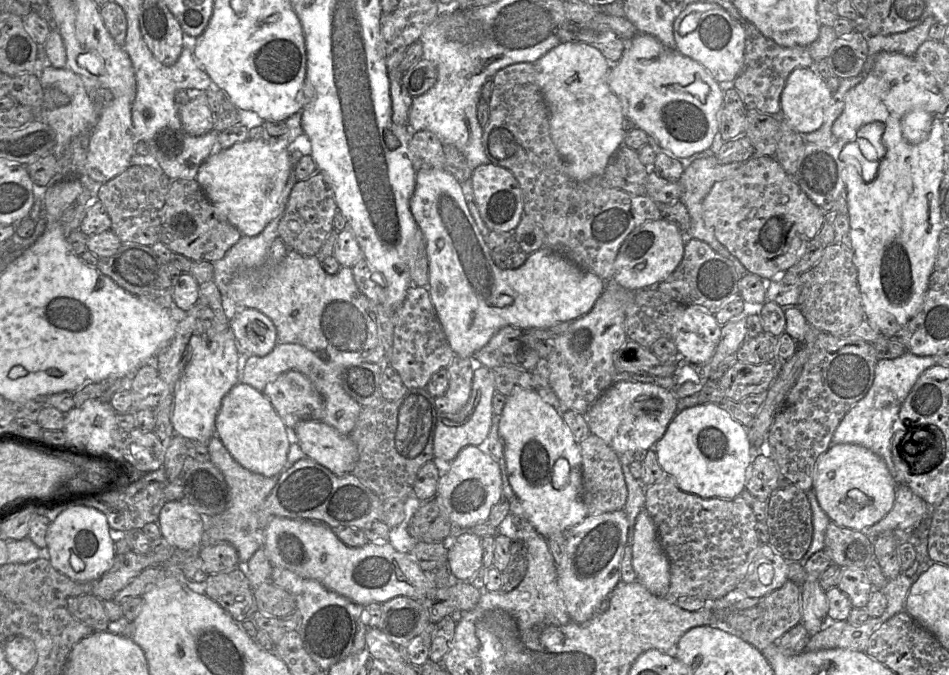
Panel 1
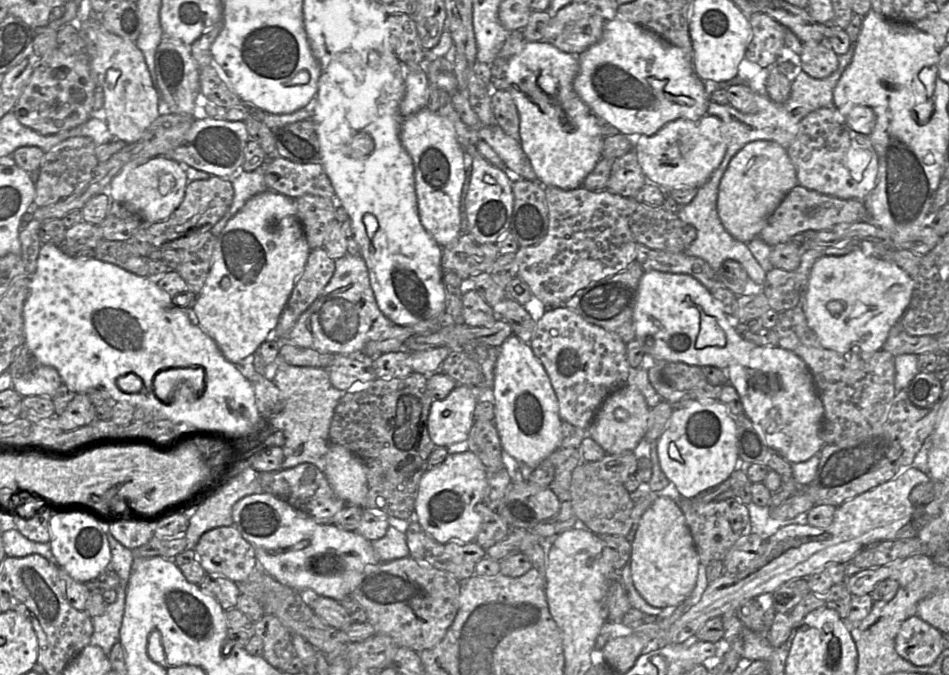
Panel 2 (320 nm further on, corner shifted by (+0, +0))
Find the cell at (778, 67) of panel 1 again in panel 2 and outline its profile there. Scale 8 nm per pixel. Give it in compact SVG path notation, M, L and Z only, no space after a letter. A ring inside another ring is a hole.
M755 13L748 21L750 42L745 52L747 60L768 71L787 62L801 65L801 56L784 43L784 26L764 13Z

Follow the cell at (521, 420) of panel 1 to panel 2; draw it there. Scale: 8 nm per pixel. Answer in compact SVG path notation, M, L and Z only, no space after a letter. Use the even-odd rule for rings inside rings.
M511 335L498 348L494 370L494 424L501 446L520 465L532 470L561 444L562 419L550 378L529 343Z

